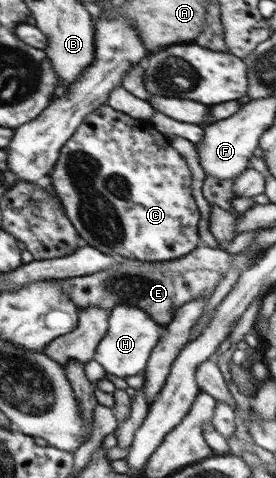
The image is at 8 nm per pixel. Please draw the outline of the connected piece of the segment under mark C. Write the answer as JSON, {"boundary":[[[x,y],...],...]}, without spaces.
{"boundary":[[[100,105],[94,112],[91,112],[81,125],[77,127],[73,137],[71,137],[63,147],[57,163],[50,173],[51,182],[54,185],[55,193],[60,197],[63,210],[70,222],[74,225],[77,233],[83,239],[85,245],[97,248],[101,253],[115,254],[128,259],[138,261],[165,262],[175,260],[191,253],[197,246],[201,245],[198,233],[197,222],[201,217],[199,208],[191,195],[191,172],[185,162],[185,158],[171,147],[165,134],[161,134],[149,121],[140,120],[125,113],[121,113],[109,105]]]}

